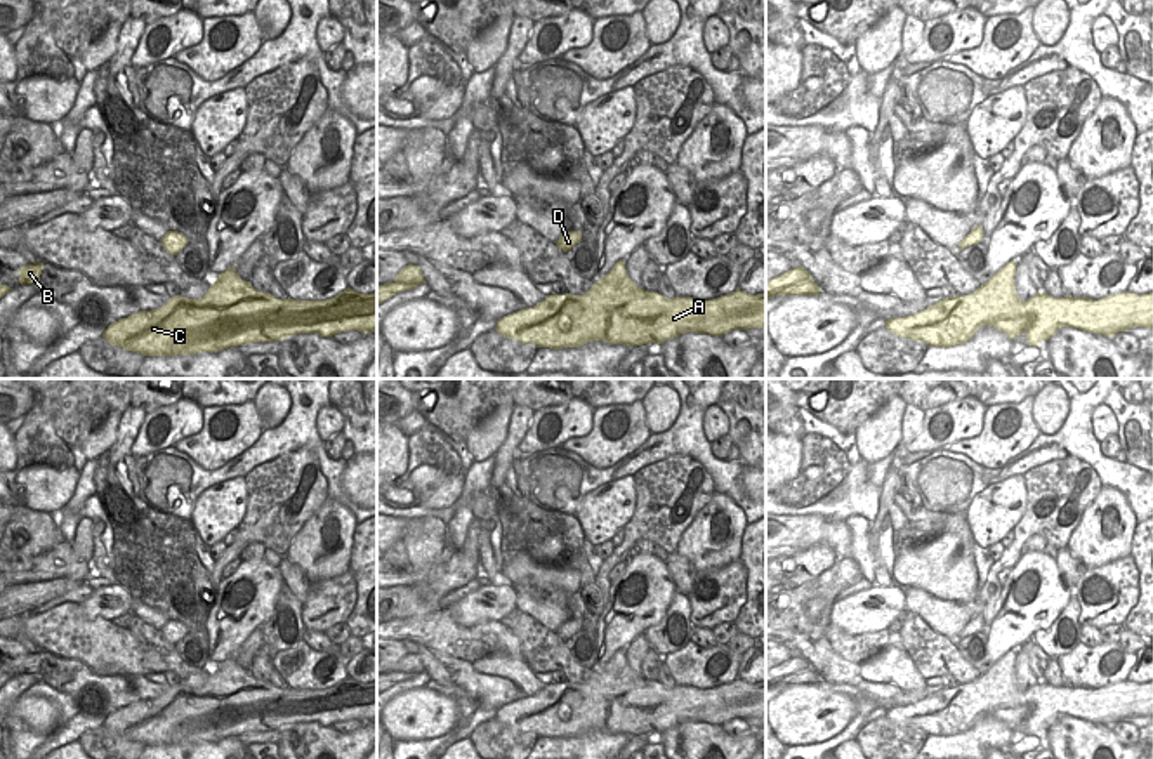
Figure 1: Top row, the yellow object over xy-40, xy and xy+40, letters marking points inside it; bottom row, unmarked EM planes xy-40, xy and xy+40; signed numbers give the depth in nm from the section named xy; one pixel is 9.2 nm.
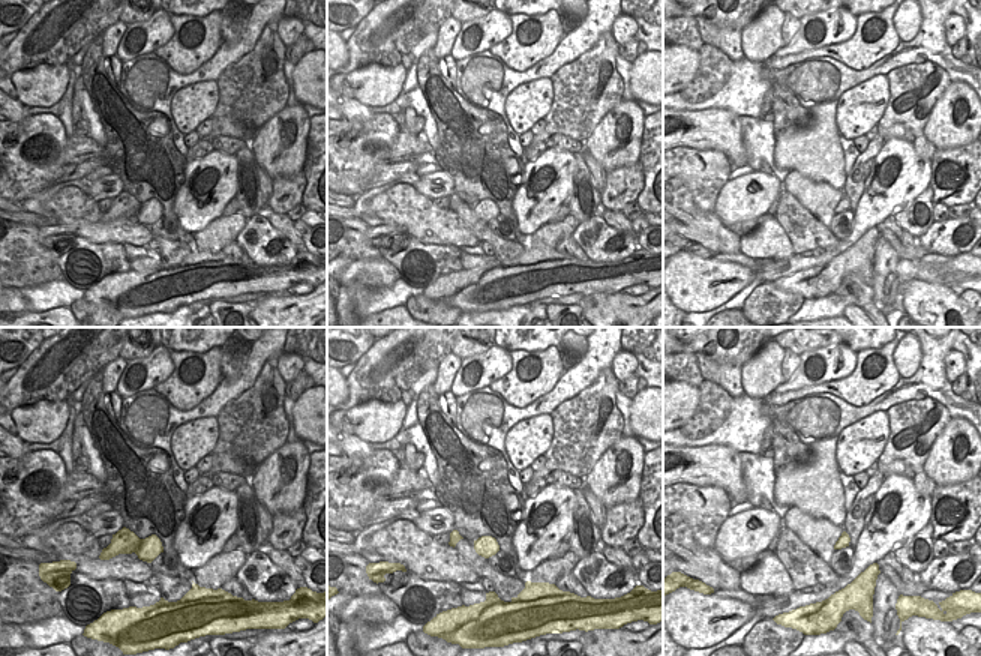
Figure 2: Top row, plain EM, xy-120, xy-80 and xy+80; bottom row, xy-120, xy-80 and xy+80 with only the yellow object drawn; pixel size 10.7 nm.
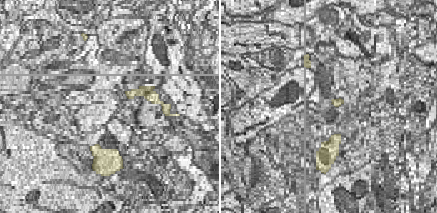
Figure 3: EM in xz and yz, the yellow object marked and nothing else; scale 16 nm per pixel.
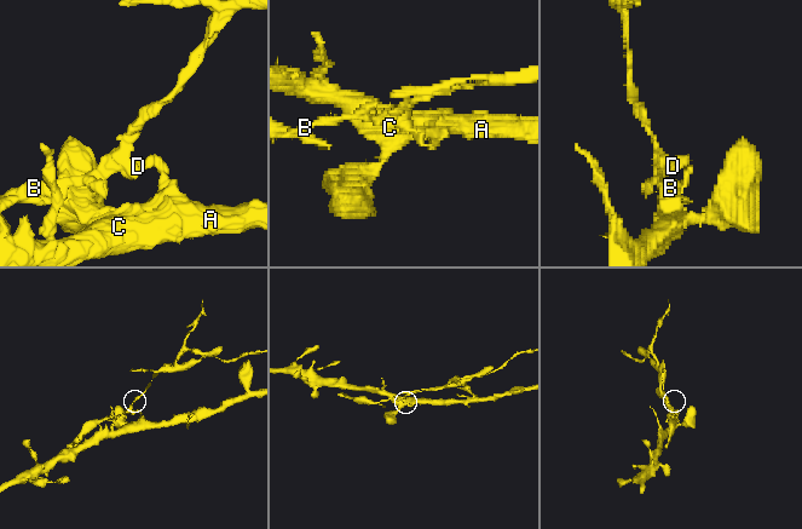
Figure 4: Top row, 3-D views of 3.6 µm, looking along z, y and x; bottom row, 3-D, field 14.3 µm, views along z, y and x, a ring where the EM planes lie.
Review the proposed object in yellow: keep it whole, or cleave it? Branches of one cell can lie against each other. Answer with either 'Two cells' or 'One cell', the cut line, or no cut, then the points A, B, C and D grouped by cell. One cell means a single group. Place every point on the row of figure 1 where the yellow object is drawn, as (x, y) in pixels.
Two cells. Split along xy+40 (969, 235), (959, 247). Groups: A C / B D.

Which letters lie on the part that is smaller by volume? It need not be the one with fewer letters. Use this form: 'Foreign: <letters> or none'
Foreign: B, D

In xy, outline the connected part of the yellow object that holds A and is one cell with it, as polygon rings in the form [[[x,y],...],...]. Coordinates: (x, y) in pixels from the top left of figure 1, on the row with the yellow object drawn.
[[[618,261],[604,278],[594,281],[587,294],[547,295],[535,307],[500,318],[495,327],[507,339],[549,349],[578,347],[590,340],[623,346],[663,344],[686,332],[722,337],[731,330],[748,328],[766,328],[766,292],[750,295],[738,288],[710,300],[679,295],[665,299],[658,292],[637,287],[627,274],[625,261]]]

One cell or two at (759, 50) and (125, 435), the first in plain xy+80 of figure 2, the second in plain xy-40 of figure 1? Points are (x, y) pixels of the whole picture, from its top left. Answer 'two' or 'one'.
two

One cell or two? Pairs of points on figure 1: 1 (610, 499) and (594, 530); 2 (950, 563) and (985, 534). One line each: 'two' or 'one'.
1: one
2: two

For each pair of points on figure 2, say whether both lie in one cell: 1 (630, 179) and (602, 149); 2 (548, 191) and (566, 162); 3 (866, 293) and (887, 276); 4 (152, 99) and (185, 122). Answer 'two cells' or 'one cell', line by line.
1: two cells
2: one cell
3: two cells
4: two cells

